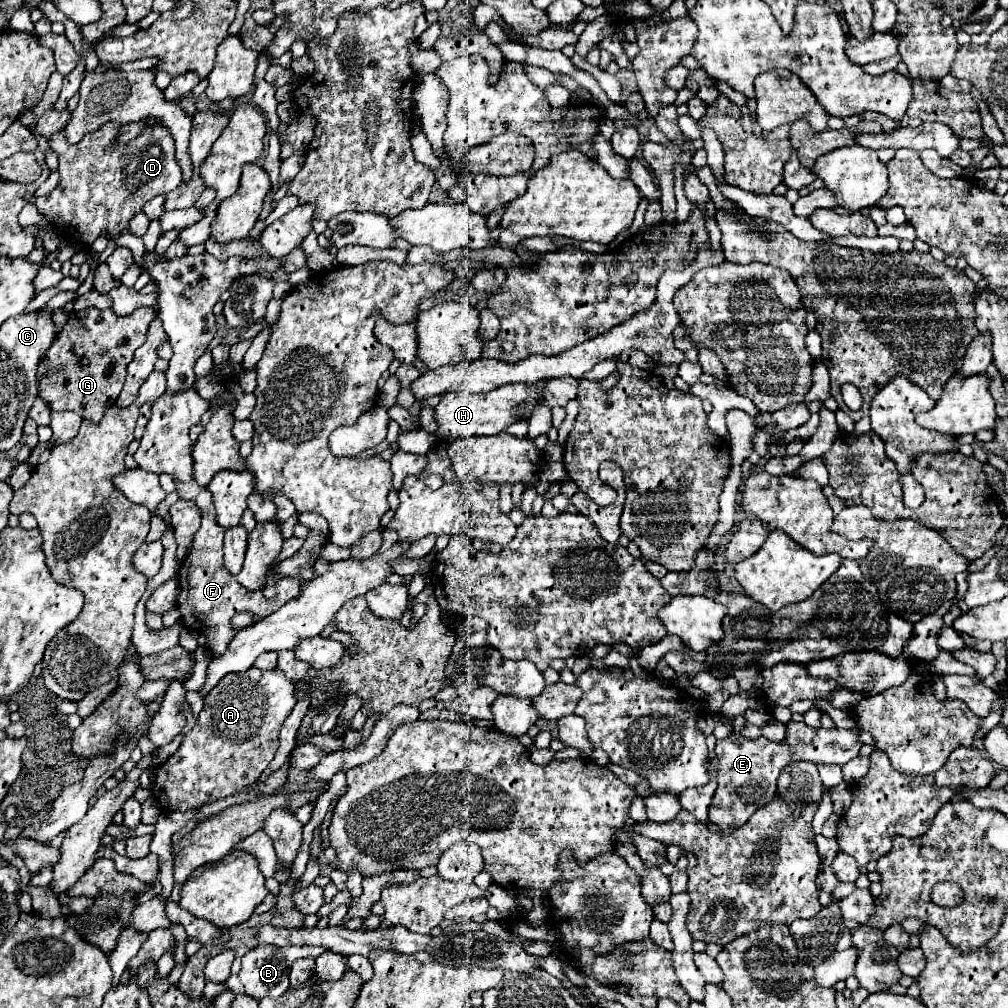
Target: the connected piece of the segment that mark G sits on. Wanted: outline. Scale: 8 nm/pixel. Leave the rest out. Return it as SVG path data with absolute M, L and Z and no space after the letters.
M141 307L125 317L115 317L111 309L87 309L85 313L71 313L69 323L49 347L47 359L55 371L53 375L41 379L39 397L53 411L73 411L83 419L99 423L105 409L115 405L133 353L143 345L149 323L155 317L157 313L153 307Z

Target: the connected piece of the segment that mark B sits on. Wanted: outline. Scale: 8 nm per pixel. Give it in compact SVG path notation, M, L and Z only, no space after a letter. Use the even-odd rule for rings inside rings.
M259 945L255 949L251 949L241 963L241 971L239 971L239 979L245 987L245 993L257 1001L261 1001L263 997L273 997L277 999L279 995L283 995L289 989L289 969L291 963L299 957L319 957L317 947L273 947L273 945Z

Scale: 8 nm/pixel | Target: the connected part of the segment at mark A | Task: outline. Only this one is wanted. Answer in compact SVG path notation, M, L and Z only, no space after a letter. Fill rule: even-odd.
M251 667L245 673L225 675L205 697L203 711L181 747L153 773L153 797L165 811L189 811L235 795L255 783L269 767L279 747L283 721L295 707L295 685L279 671Z

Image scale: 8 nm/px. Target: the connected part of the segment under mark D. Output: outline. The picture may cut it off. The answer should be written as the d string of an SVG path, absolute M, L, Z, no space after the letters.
M107 123L95 133L87 133L77 145L67 143L65 131L59 131L49 139L49 147L59 157L59 183L53 191L39 197L35 205L39 213L43 213L47 221L53 223L55 231L63 239L75 241L75 245L91 245L103 233L107 237L113 237L115 233L125 229L129 219L135 213L139 213L149 199L161 193L169 193L181 185L181 169L175 161L175 147L167 127L153 125L145 129L137 139L133 139L129 145L115 145L115 137L119 129L121 127L117 123Z

